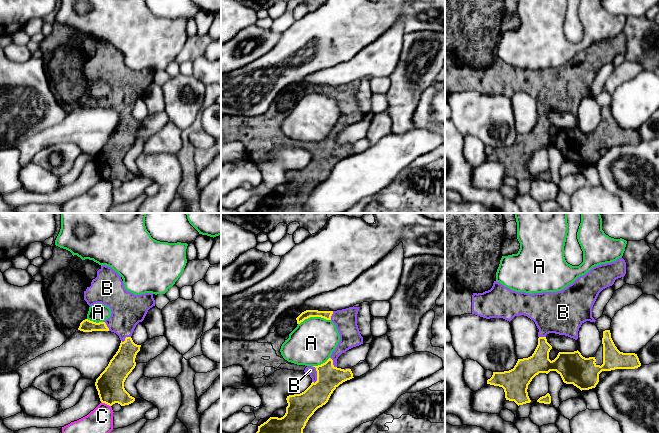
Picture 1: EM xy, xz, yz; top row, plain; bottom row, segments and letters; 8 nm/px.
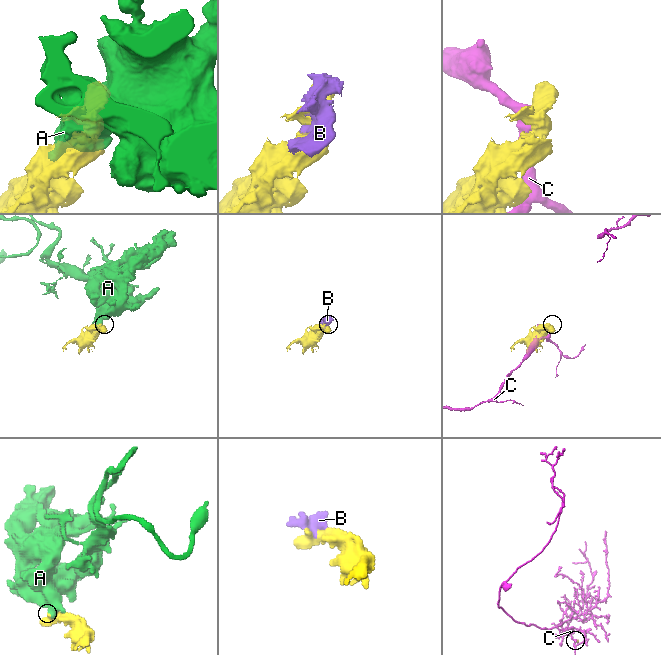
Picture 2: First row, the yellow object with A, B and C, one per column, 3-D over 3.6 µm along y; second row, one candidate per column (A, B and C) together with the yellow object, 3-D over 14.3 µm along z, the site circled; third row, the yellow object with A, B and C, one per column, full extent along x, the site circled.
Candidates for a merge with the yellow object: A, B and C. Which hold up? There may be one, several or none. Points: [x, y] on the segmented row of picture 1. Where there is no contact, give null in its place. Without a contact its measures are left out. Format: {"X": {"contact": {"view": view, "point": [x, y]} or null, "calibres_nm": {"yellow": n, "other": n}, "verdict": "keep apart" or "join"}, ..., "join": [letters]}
{"A": {"contact": {"view": "xz", "point": [314, 316]}, "calibres_nm": {"yellow": 70, "other": 360}, "verdict": "keep apart"}, "B": {"contact": {"view": "xz", "point": [317, 375]}, "calibres_nm": {"yellow": 190, "other": 70}, "verdict": "join"}, "C": {"contact": {"view": "xy", "point": [106, 403]}, "calibres_nm": {"yellow": 220, "other": 200}, "verdict": "keep apart"}, "join": ["B"]}

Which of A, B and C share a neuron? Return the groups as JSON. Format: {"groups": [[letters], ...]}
{"groups": [["A"], ["B"], ["C"]]}

